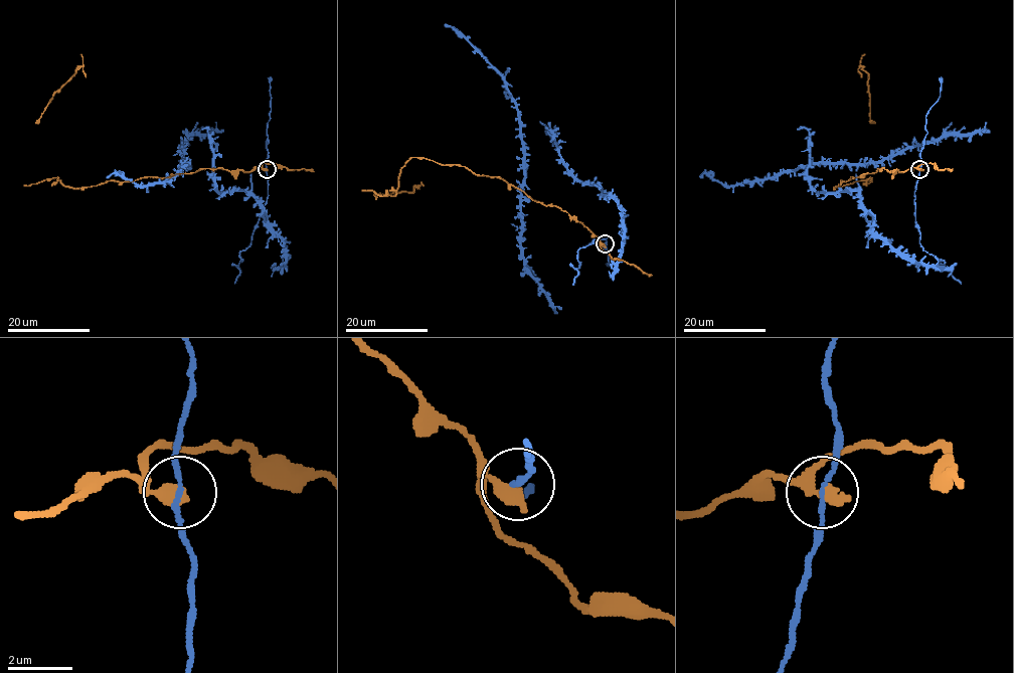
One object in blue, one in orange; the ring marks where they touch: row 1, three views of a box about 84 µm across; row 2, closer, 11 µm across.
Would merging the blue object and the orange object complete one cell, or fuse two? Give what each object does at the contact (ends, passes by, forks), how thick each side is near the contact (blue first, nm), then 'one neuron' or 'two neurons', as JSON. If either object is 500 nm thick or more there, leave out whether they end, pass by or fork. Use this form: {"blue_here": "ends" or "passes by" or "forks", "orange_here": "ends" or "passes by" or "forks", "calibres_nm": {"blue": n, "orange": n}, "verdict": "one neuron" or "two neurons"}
{"blue_here": "passes by", "orange_here": "ends", "calibres_nm": {"blue": 130, "orange": 480}, "verdict": "two neurons"}

